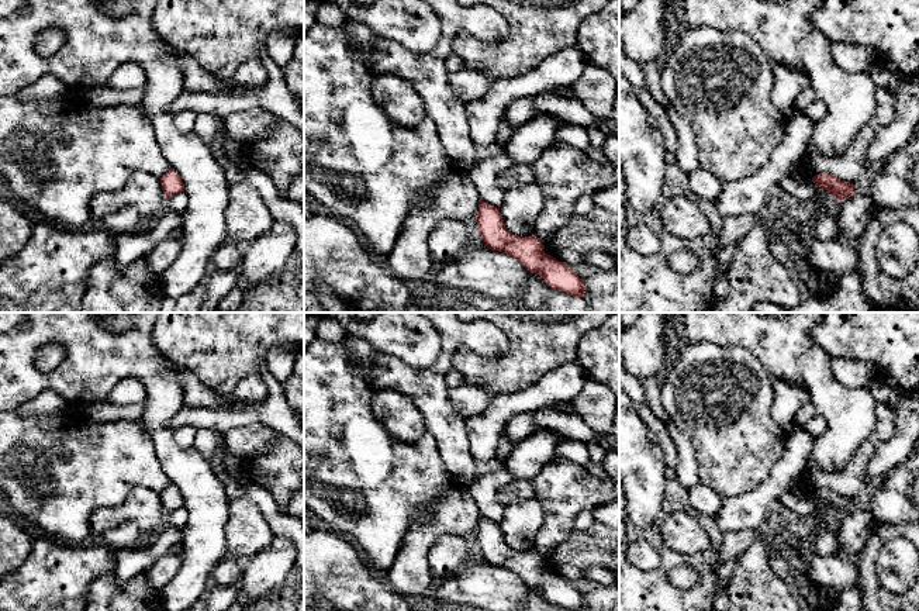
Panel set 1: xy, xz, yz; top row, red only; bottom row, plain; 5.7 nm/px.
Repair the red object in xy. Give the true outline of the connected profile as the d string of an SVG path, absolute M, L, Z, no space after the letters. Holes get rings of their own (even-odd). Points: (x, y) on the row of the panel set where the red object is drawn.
M170 169L167 173L165 173L159 179L160 179L160 186L162 186L162 190L163 190L165 196L166 196L166 199L172 197L172 196L175 196L177 193L184 191L182 177L173 169Z

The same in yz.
M819 173L812 177L812 182L819 187L825 189L828 193L832 193L836 201L842 201L847 197L854 196L854 184L850 182L840 180L828 173Z

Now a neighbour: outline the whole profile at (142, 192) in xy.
M134 172L120 190L93 196L90 214L103 220L108 214L134 208L142 227L152 227L166 211L166 196L160 179L145 172Z

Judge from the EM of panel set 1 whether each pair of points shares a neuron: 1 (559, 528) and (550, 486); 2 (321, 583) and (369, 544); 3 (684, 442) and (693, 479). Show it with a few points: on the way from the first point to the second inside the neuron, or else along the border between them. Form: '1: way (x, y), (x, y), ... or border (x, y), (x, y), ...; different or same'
1: way (559, 518), (559, 496); same
2: border (332, 531), (344, 535), (362, 555); different
3: way (686, 451), (686, 470); same

